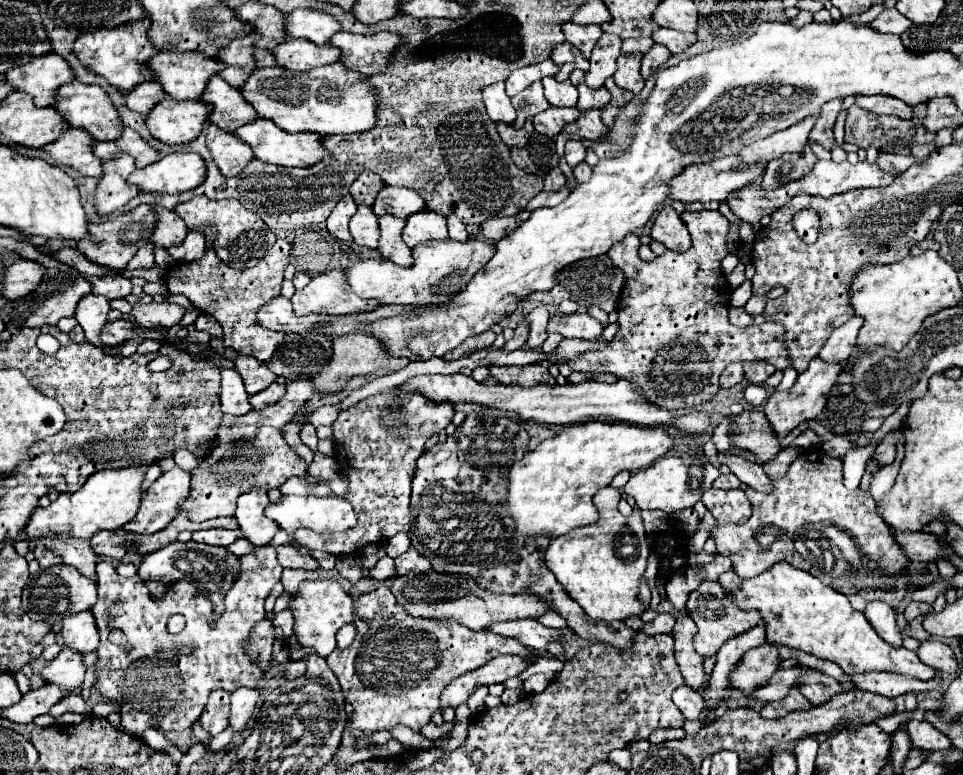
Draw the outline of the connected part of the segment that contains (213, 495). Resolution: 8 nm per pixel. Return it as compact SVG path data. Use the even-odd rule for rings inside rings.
M259 428L257 436L249 442L229 442L221 448L215 444L211 452L199 462L197 468L191 470L191 492L187 500L179 506L181 512L187 514L191 522L205 522L211 518L233 516L237 498L247 494L249 490L261 488L265 492L279 488L289 478L307 476L307 464L301 456L297 456L291 446L283 440L281 432L275 428ZM227 450L233 452L227 452ZM233 462L233 468L231 468Z

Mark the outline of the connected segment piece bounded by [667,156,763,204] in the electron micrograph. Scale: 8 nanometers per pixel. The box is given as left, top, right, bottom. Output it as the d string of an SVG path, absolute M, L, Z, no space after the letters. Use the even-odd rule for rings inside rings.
M735 156L715 160L715 162L687 166L687 170L683 170L683 174L679 174L671 182L667 182L669 198L679 200L683 204L687 204L687 202L713 202L713 200L725 202L725 198L731 190L739 190L747 184L755 184L761 178L761 172L763 172L763 168L757 168L757 166L751 166L751 170L733 170L733 166L737 166Z

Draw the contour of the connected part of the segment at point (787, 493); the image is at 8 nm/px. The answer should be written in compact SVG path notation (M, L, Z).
M821 450L803 452L791 466L789 474L781 480L773 482L773 494L759 494L751 488L745 490L747 498L753 504L753 514L749 522L743 526L717 526L713 530L713 540L717 544L717 552L731 558L735 572L741 578L753 578L771 568L775 562L787 560L791 566L809 572L811 576L819 578L823 584L831 586L843 594L857 594L863 590L907 590L907 582L893 580L895 576L903 574L909 566L909 558L897 540L891 536L893 532L885 522L879 518L875 500L871 492L863 490L847 490L843 486L843 472L841 460L823 454Z

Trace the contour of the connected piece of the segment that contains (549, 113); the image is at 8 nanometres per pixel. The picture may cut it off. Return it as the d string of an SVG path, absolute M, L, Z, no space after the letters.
M549 108L543 114L537 114L533 118L535 130L543 136L555 138L561 134L561 130L565 128L565 124L575 122L579 118L579 110L577 108Z

